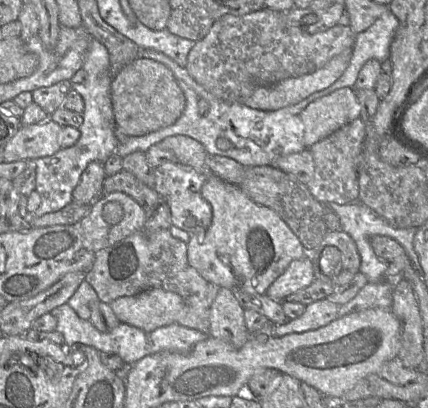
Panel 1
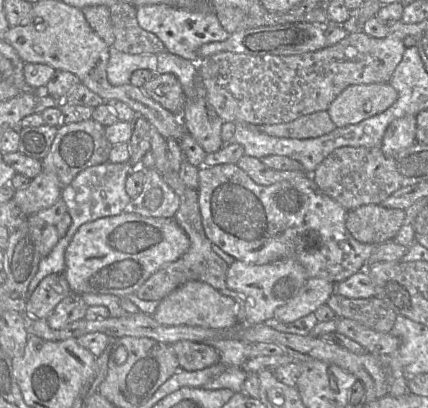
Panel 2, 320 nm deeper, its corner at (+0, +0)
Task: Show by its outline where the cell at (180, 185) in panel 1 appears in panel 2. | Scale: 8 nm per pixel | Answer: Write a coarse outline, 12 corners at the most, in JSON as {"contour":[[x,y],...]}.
{"contour":[[201,166],[205,235],[240,262],[366,271],[348,210],[311,175],[256,184]]}

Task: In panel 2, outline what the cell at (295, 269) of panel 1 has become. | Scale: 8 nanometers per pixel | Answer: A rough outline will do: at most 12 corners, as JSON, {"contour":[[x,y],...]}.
{"contour":[[308,278],[273,319],[294,322],[314,313],[335,283]]}

